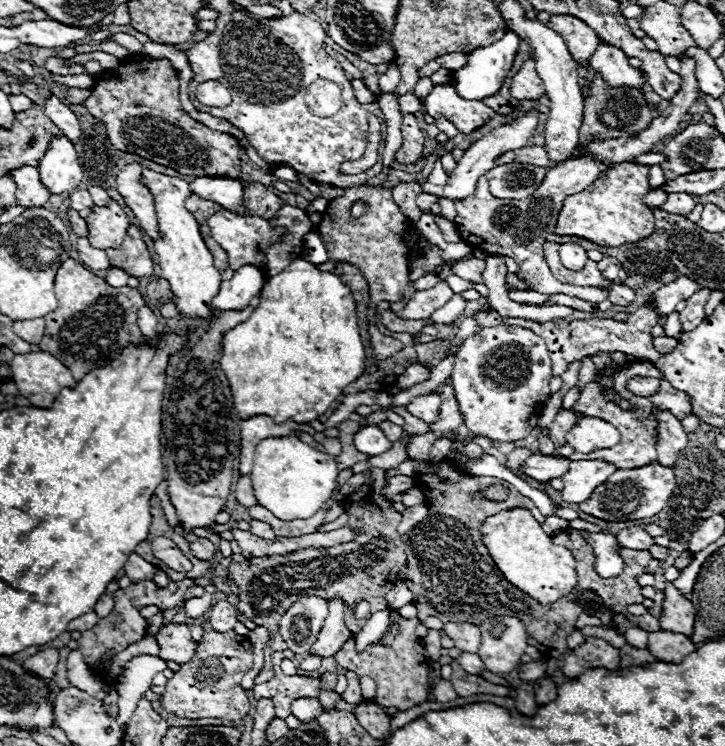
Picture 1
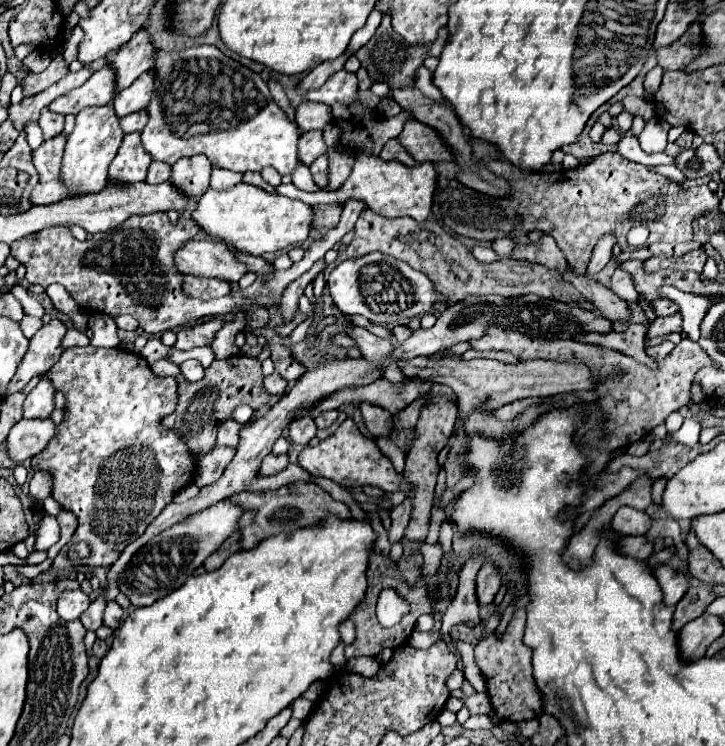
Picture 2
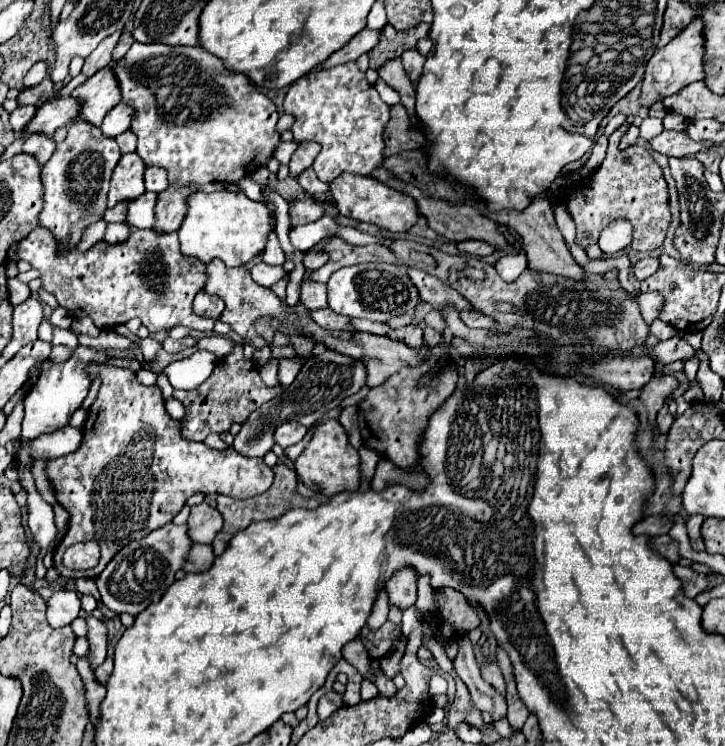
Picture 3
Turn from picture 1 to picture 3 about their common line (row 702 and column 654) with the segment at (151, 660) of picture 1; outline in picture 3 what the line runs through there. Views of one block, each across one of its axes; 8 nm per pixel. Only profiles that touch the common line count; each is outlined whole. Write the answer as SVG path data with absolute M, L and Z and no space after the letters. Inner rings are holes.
M646 118L646 120L642 120L642 124L640 124L640 138L642 138L642 140L656 138L662 130L664 130L664 128L662 128L662 120L660 120L660 118Z

